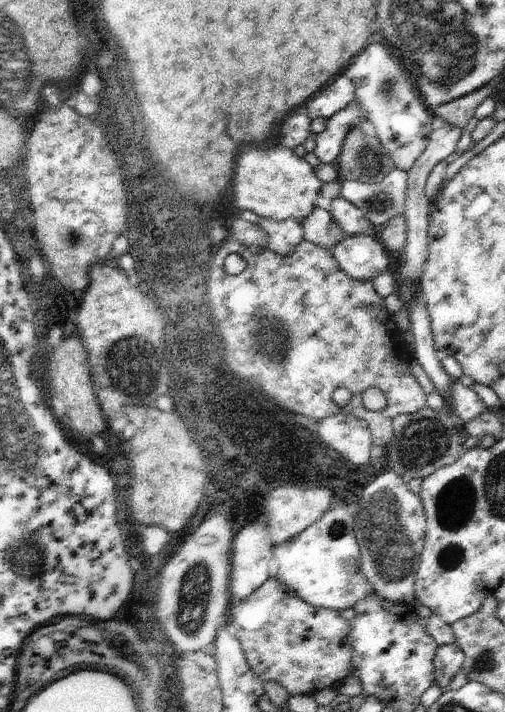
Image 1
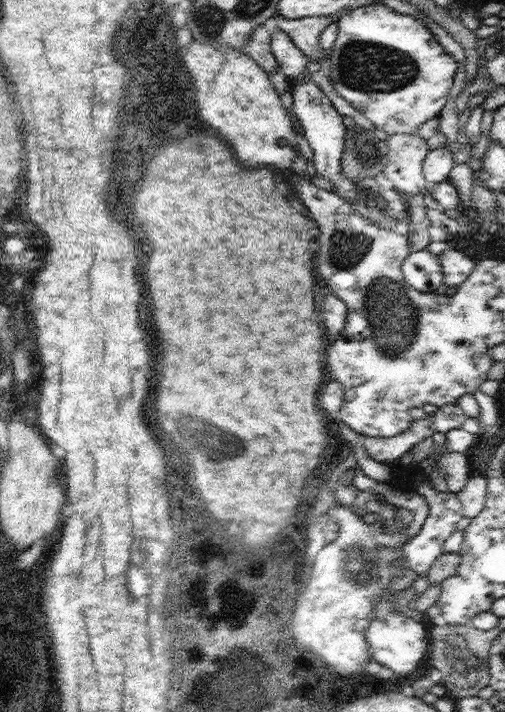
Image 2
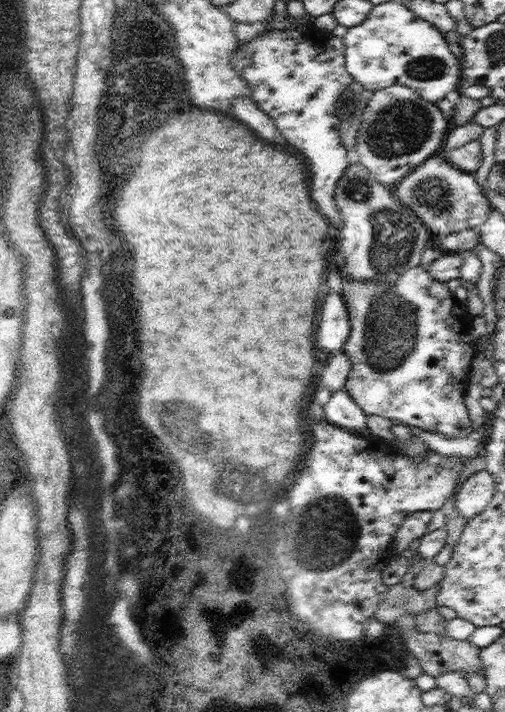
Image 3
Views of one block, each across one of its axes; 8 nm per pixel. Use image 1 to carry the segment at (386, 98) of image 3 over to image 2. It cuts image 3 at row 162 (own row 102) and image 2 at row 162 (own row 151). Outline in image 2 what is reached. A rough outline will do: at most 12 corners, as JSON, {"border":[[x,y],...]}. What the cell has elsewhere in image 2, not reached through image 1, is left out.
{"border":[[391,132],[381,174],[405,200],[423,192],[427,138]]}

